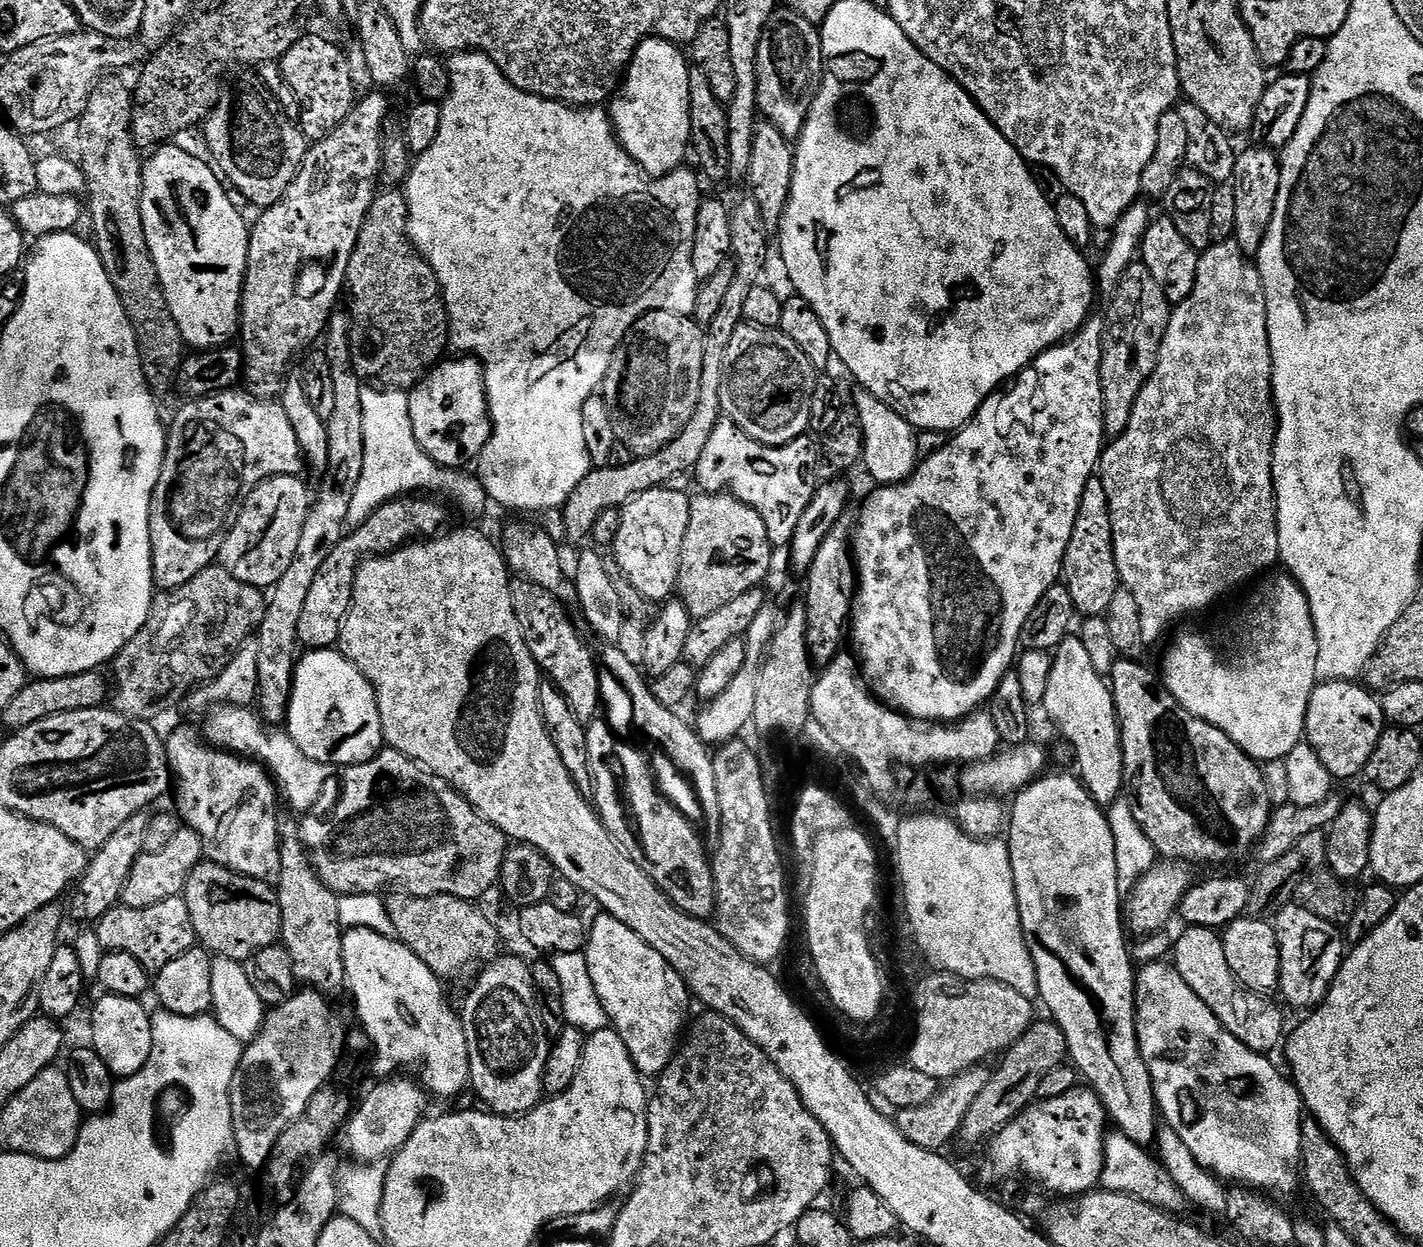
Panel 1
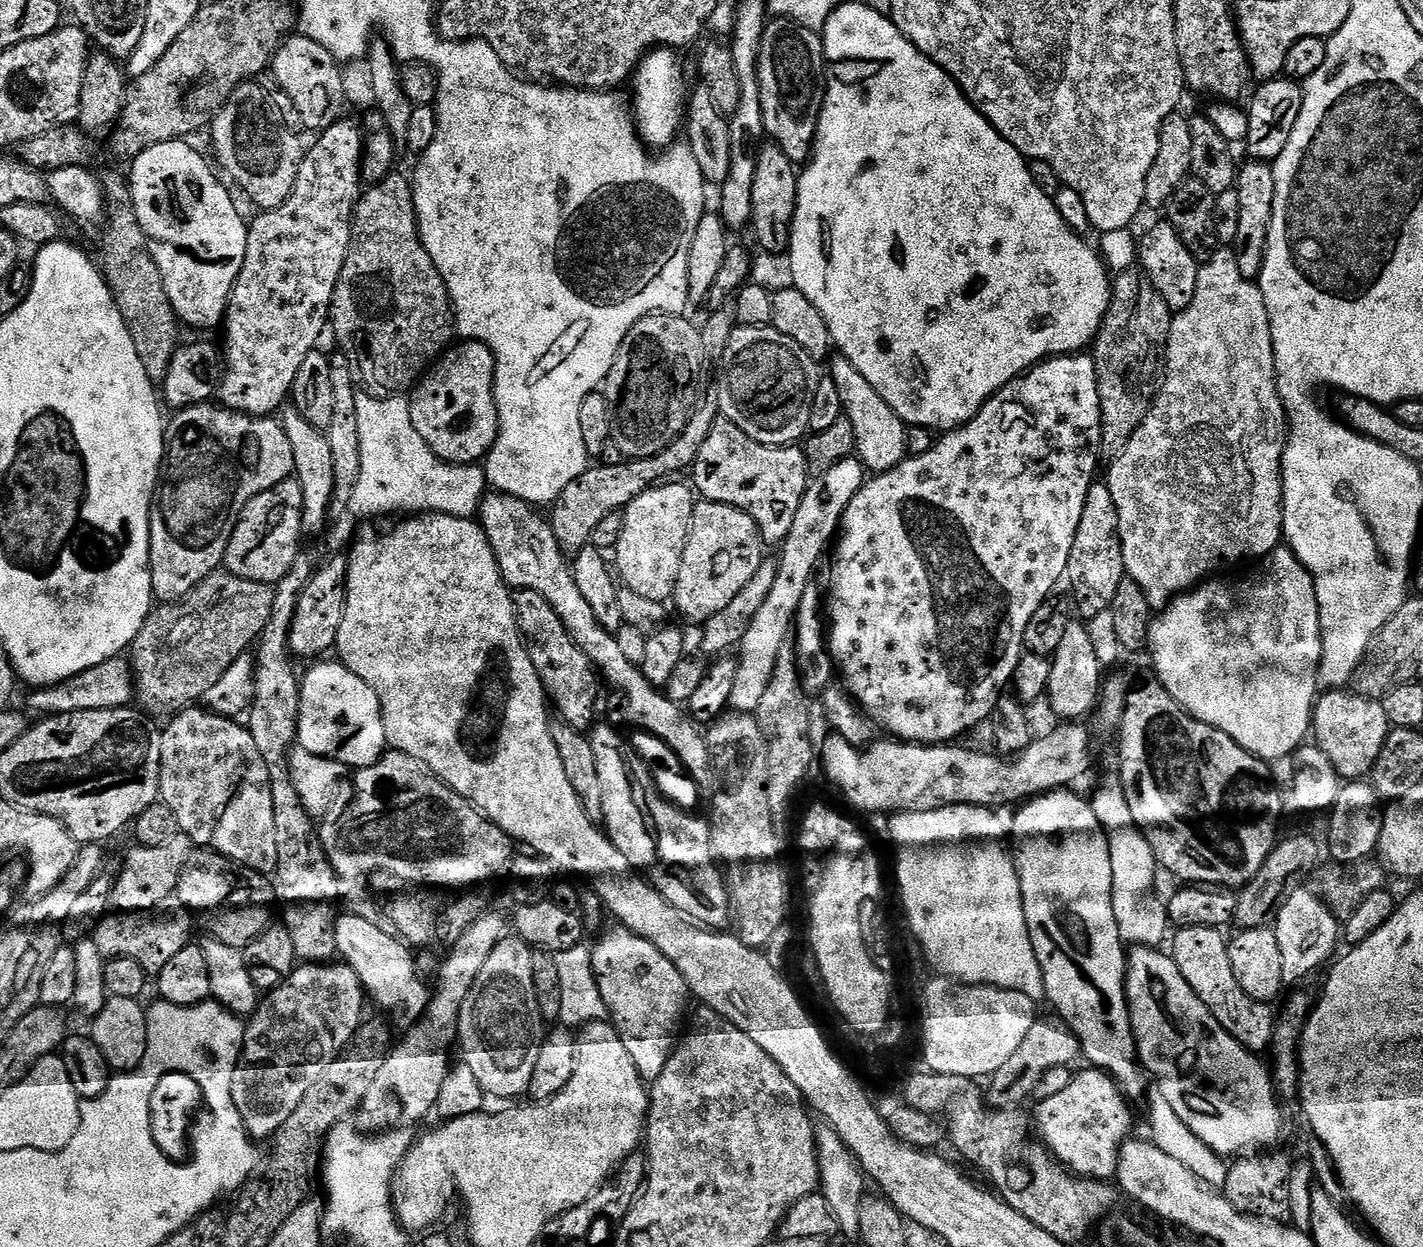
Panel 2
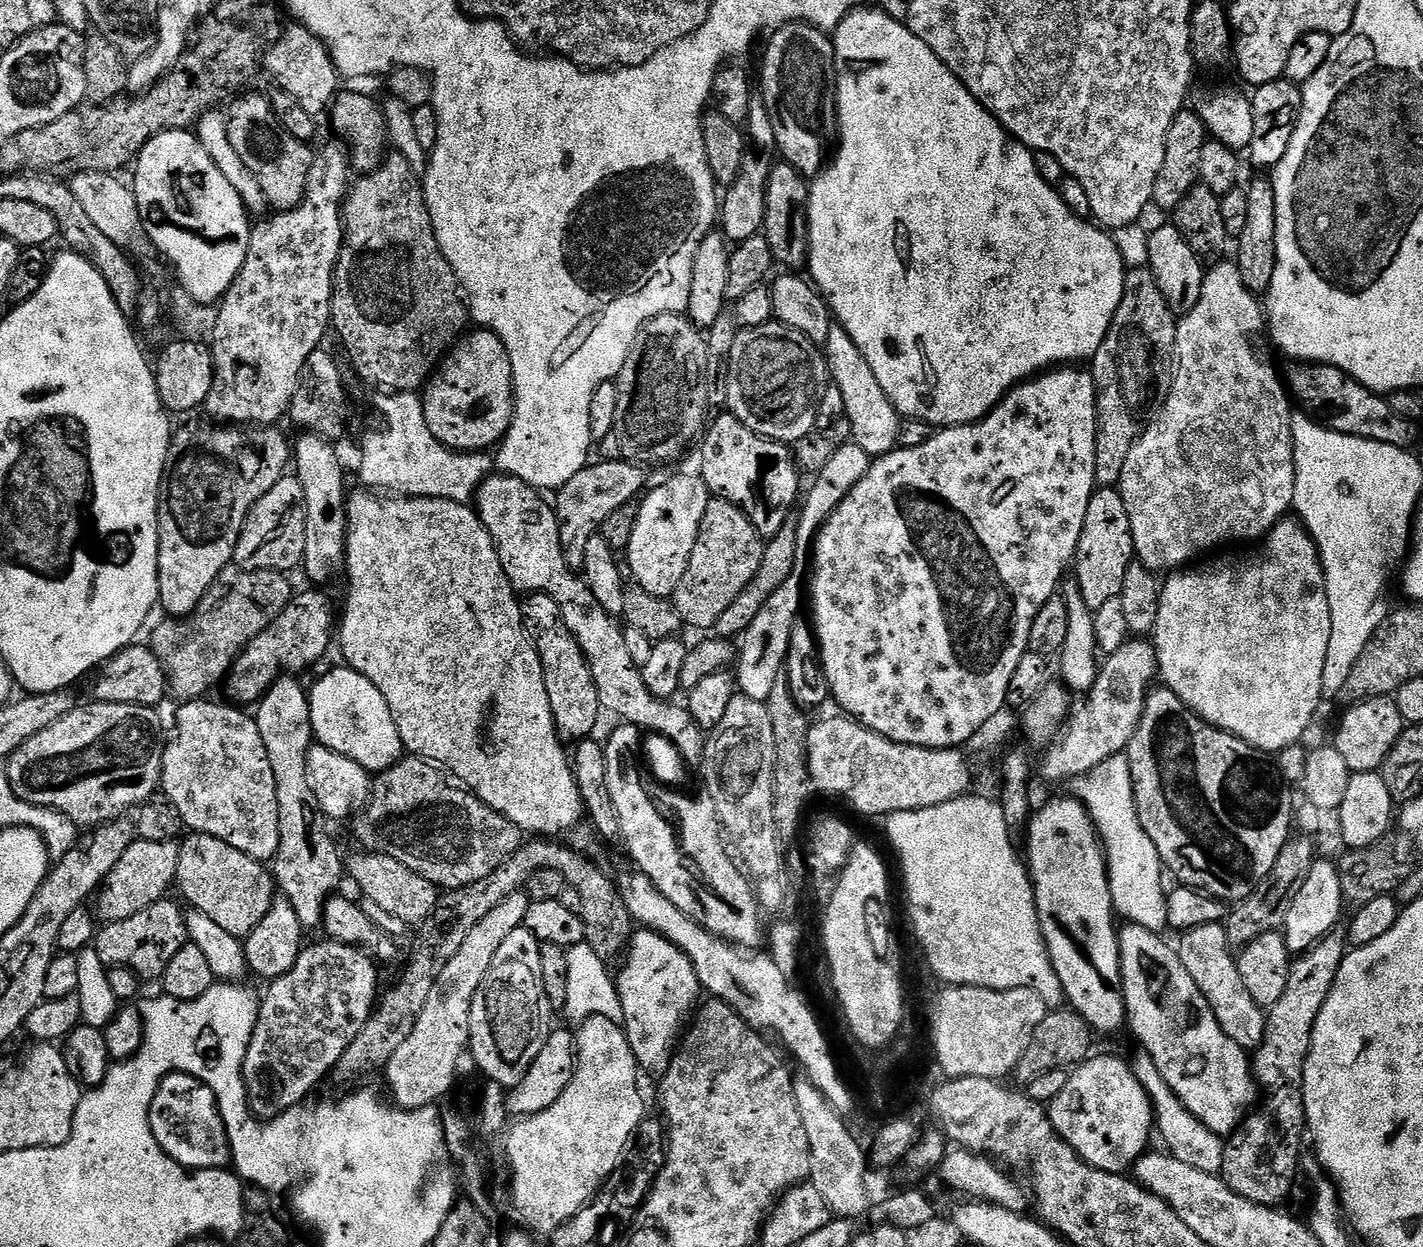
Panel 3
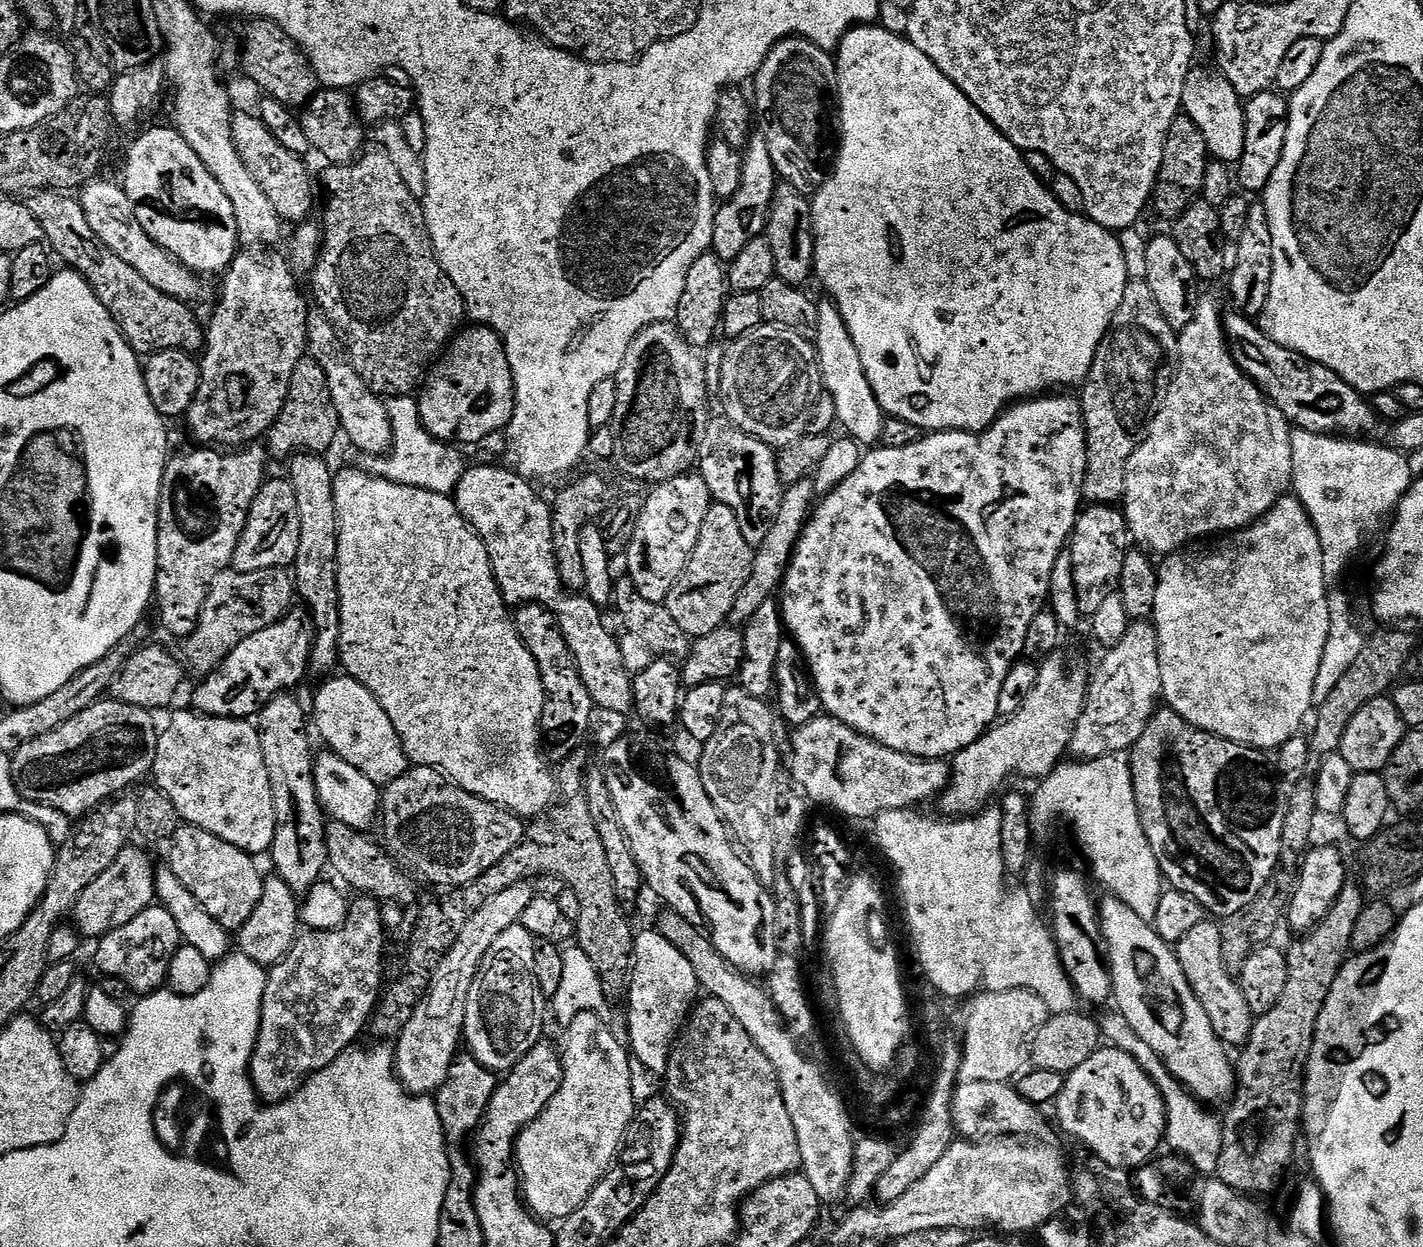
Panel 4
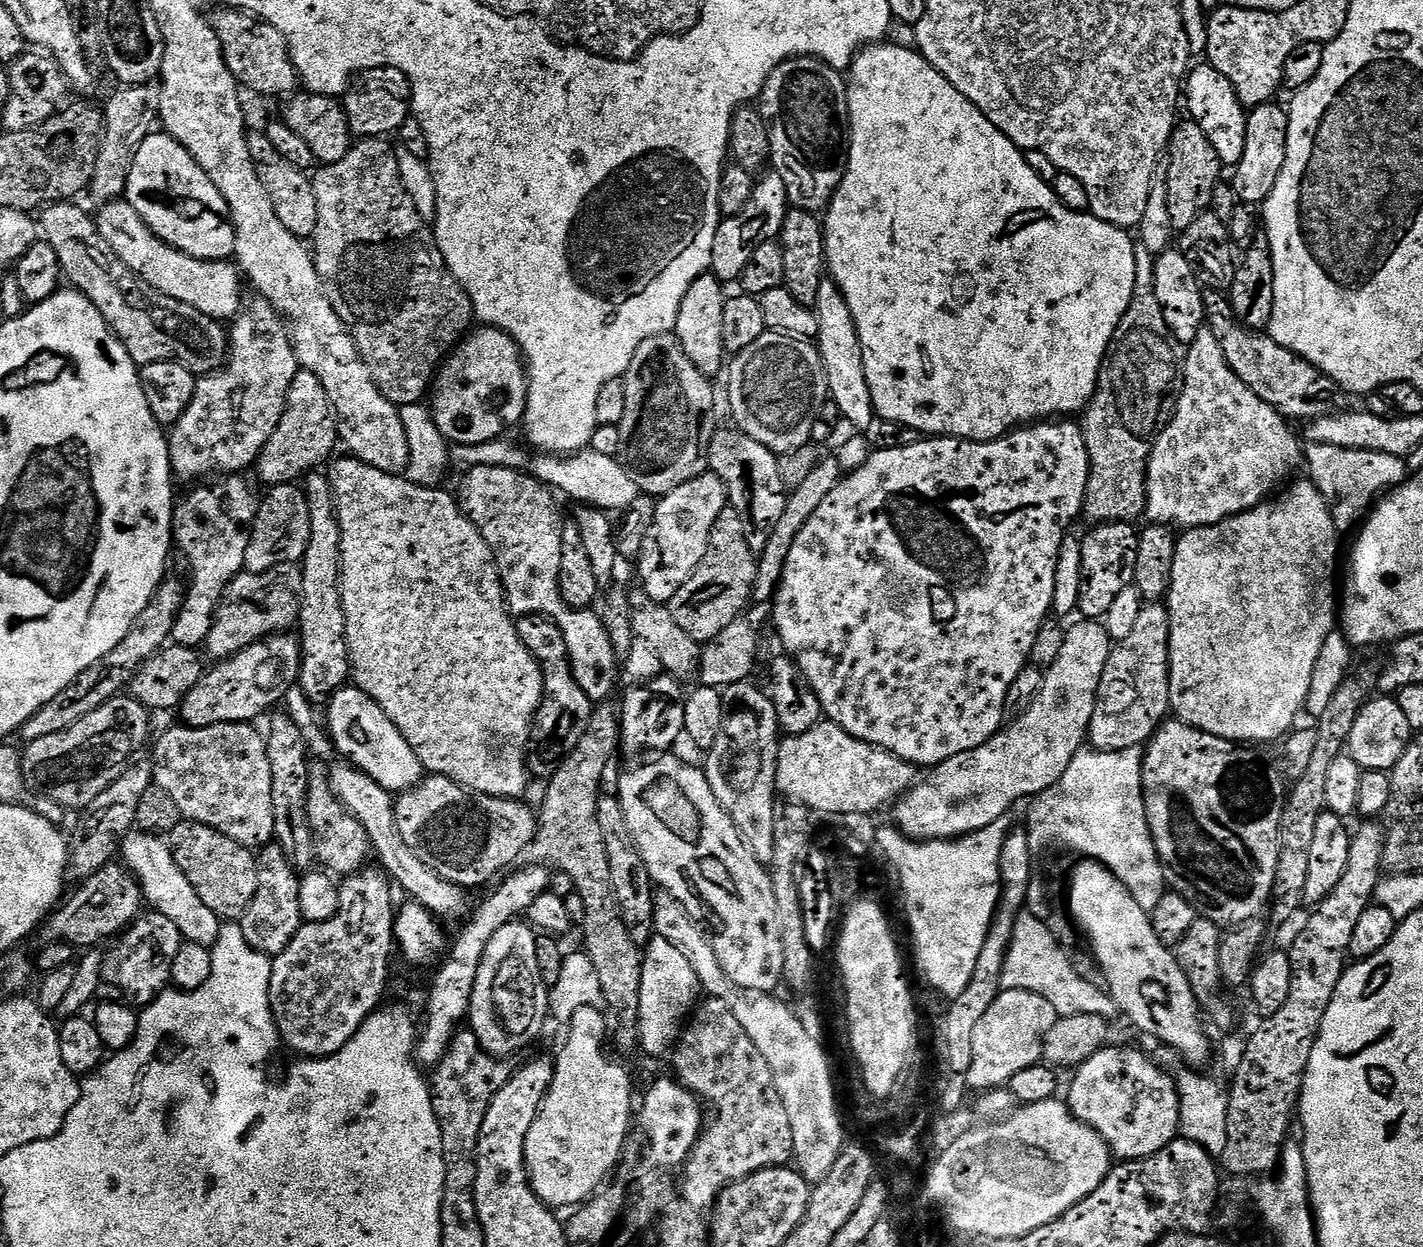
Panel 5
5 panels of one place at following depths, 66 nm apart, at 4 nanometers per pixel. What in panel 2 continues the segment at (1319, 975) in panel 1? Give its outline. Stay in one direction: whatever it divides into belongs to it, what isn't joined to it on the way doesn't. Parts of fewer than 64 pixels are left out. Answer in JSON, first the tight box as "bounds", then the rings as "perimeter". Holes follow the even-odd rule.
{"bounds":[1274,886,1342,986],"perimeter":[[[1301,886],[1290,894],[1286,906],[1282,906],[1278,914],[1274,931],[1278,938],[1278,950],[1282,950],[1282,978],[1288,986],[1296,986],[1292,984],[1314,975],[1324,963],[1327,965],[1337,955],[1336,943],[1339,945],[1342,940],[1341,921],[1308,886]]]}

